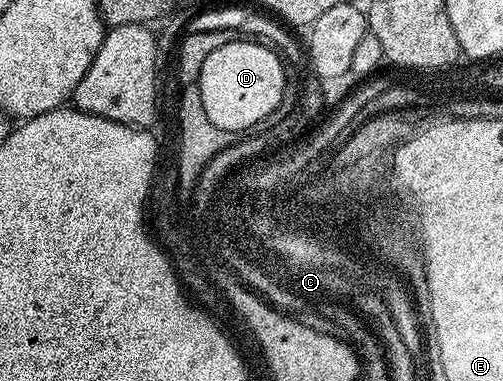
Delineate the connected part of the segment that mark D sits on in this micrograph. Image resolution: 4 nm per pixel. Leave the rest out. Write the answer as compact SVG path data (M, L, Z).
M239 39L218 47L208 55L200 71L197 87L208 119L212 119L212 123L224 131L242 135L246 129L276 111L287 84L288 73L283 58L257 40Z

